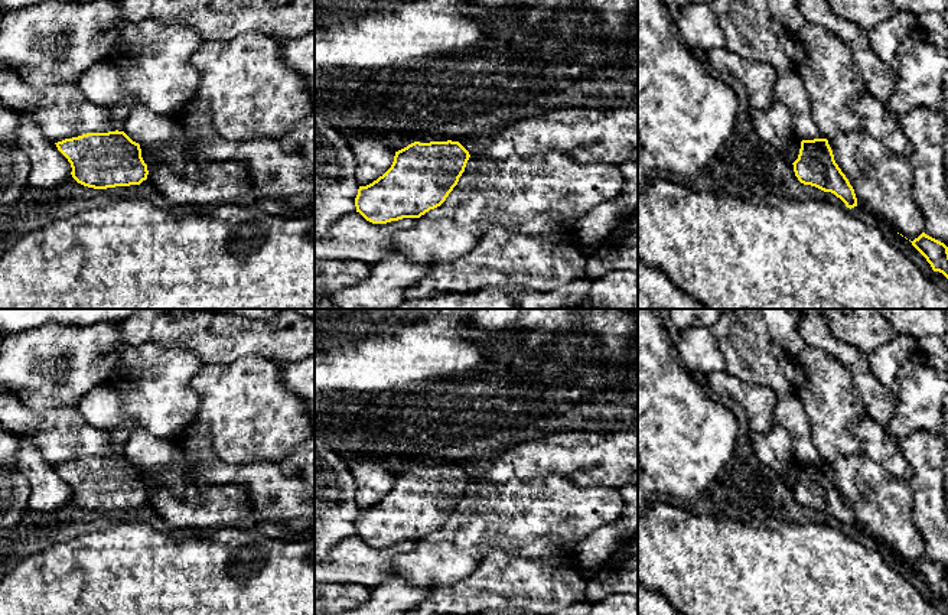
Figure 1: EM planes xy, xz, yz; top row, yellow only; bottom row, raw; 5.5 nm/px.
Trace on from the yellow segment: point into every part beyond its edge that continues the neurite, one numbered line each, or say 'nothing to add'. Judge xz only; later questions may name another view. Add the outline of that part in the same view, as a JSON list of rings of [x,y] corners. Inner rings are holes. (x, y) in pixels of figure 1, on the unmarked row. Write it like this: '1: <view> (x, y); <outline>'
nothing to add

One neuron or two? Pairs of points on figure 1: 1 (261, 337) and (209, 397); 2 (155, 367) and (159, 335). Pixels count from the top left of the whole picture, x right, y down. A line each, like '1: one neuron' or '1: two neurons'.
1: two neurons
2: two neurons

